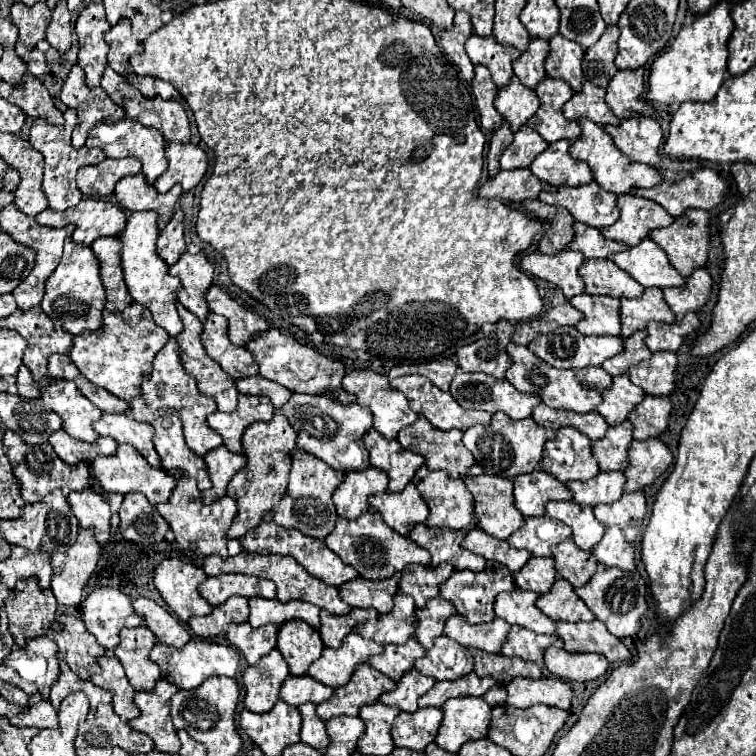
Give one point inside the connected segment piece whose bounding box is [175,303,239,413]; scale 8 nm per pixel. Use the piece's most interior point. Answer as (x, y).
(212, 380)

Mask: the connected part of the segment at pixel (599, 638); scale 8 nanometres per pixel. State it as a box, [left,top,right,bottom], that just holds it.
[557,621,631,663]

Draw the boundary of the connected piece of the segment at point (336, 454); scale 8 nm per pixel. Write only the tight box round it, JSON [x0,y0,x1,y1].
[283,393,373,471]

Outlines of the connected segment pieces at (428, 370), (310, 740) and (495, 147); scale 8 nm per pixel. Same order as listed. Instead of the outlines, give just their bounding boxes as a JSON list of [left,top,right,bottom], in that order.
[[399,359,459,391],[299,703,329,749],[487,123,513,177]]

